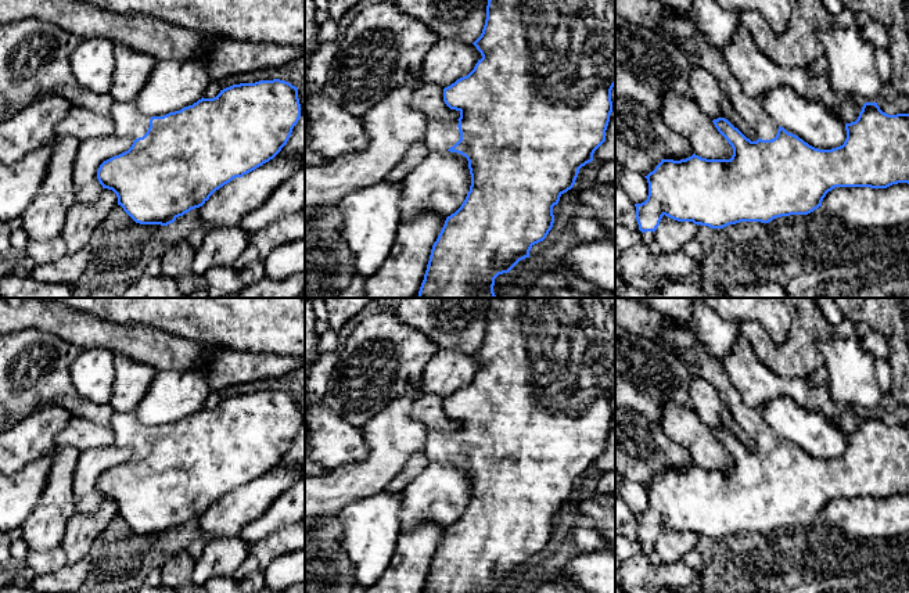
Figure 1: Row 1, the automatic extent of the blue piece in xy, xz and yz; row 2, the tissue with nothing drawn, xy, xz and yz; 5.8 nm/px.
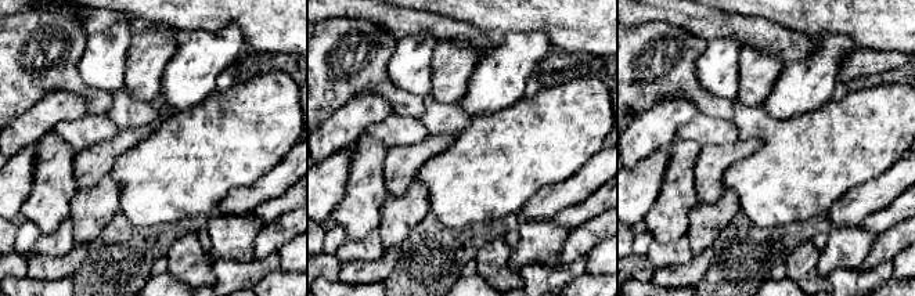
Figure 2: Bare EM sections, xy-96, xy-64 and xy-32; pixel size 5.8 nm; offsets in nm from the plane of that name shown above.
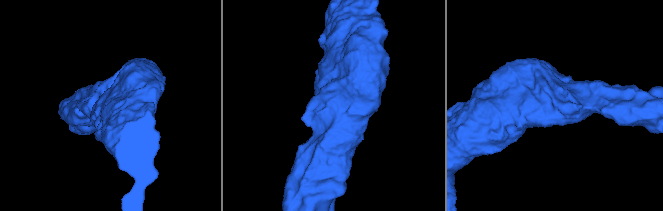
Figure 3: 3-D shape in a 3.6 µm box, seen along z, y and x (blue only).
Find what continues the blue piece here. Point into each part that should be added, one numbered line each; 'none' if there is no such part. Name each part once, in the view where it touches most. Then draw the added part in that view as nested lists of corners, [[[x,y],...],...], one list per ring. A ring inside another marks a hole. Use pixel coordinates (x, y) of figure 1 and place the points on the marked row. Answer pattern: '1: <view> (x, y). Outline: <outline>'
1: xz (439, 135). Outline: [[[427,121],[424,144],[430,152],[448,151],[460,140],[459,121]]]

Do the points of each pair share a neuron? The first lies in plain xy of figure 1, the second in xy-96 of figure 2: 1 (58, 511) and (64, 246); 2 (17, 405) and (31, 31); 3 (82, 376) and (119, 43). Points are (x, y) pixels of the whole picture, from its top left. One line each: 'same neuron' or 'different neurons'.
1: different neurons
2: same neuron
3: same neuron

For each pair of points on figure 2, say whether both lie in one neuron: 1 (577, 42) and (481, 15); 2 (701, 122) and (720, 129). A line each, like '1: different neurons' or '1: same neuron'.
1: same neuron
2: same neuron

